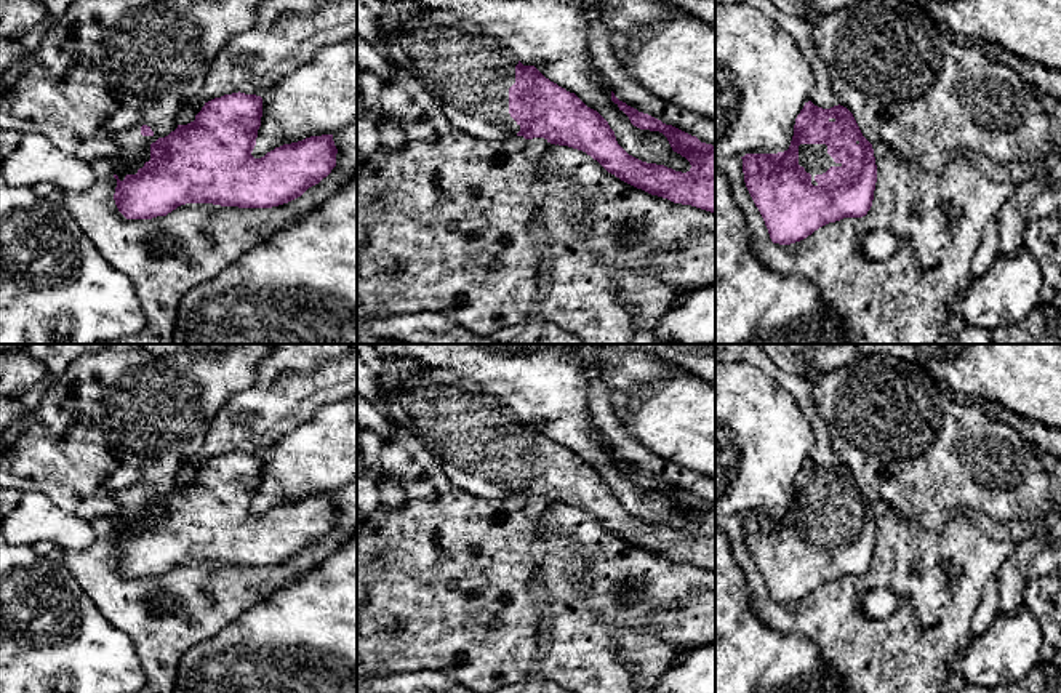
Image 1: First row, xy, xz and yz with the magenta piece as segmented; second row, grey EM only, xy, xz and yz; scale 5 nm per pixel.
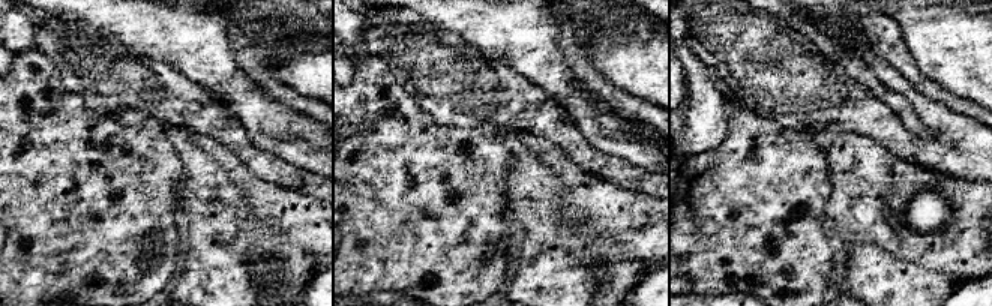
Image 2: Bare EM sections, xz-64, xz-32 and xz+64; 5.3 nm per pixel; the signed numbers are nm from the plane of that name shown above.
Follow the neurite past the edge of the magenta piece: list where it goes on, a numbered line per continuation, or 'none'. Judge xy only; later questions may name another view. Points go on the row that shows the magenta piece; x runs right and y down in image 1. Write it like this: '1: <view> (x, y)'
1: xy (133, 151)

